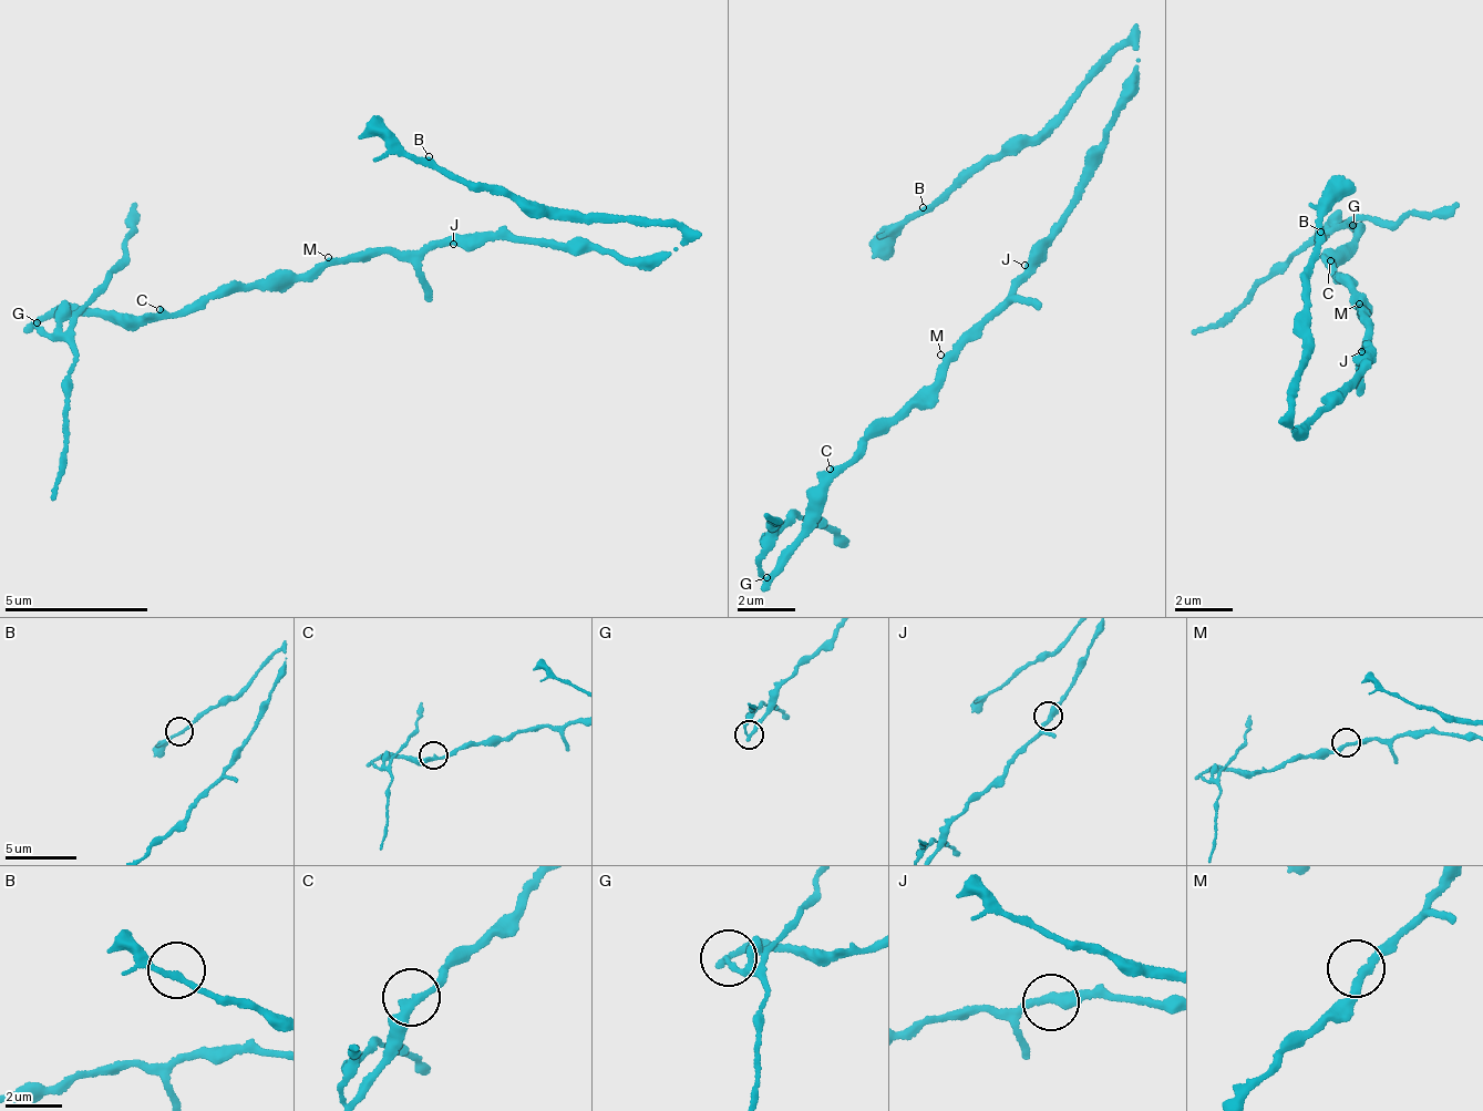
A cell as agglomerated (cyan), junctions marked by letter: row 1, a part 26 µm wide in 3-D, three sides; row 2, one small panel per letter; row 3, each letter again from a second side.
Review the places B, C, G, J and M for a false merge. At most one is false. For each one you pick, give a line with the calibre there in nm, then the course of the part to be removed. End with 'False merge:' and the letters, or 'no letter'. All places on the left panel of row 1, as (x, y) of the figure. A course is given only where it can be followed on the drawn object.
G: 200 nm | (34, 323), (47, 340), (74, 355), (50, 501)
False merge: G

